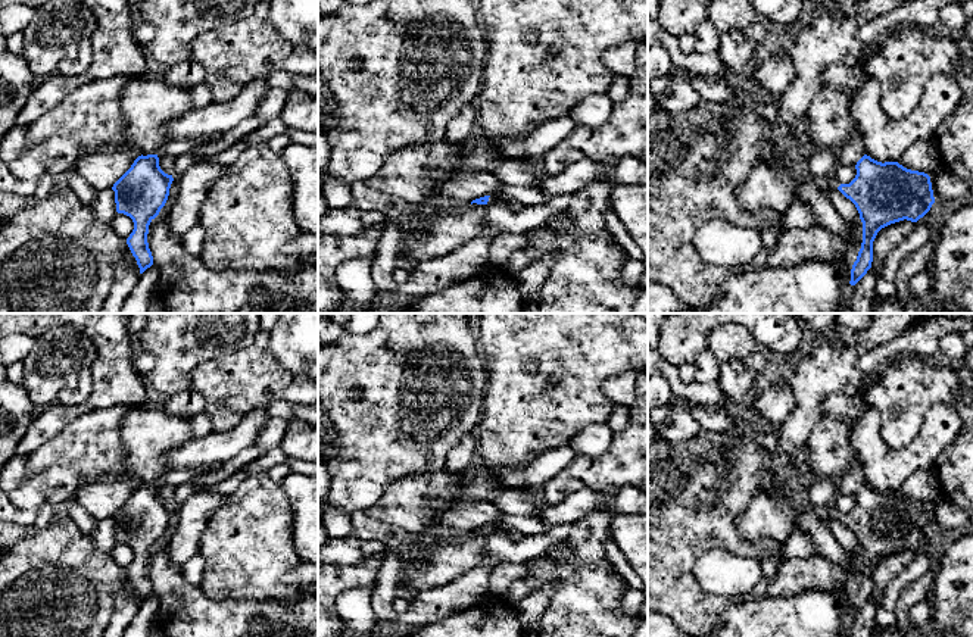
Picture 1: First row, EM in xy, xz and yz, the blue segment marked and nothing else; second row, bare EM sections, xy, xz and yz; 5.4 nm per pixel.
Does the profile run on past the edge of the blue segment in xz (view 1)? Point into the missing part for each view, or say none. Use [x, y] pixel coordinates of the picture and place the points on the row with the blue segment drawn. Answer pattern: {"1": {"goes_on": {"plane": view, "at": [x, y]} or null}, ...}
{"1": {"goes_on": {"plane": "xz", "at": [507, 205]}}}

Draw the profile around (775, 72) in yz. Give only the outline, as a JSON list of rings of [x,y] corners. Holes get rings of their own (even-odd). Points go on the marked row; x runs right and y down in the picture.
[[[792,41],[785,49],[768,50],[765,57],[754,63],[754,81],[768,93],[782,96],[795,76],[793,60],[789,53]]]

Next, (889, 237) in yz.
[[[899,221],[882,228],[873,241],[873,262],[871,269],[880,278],[886,257],[899,246],[916,228],[916,222]]]

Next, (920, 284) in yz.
[[[923,271],[910,280],[910,290],[914,296],[923,297],[933,288],[932,271]]]

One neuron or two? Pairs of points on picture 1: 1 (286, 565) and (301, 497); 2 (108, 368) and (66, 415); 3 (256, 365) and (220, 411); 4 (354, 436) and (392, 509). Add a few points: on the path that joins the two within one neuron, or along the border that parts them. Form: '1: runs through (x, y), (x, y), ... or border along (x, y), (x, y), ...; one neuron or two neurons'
1: border along (289, 503), (293, 512), (292, 543), (302, 559); two neurons
2: runs through (108, 383), (87, 406), (81, 408); one neuron
3: runs through (246, 377), (230, 393), (228, 399); one neuron
4: border along (414, 477), (396, 480), (365, 511); two neurons

